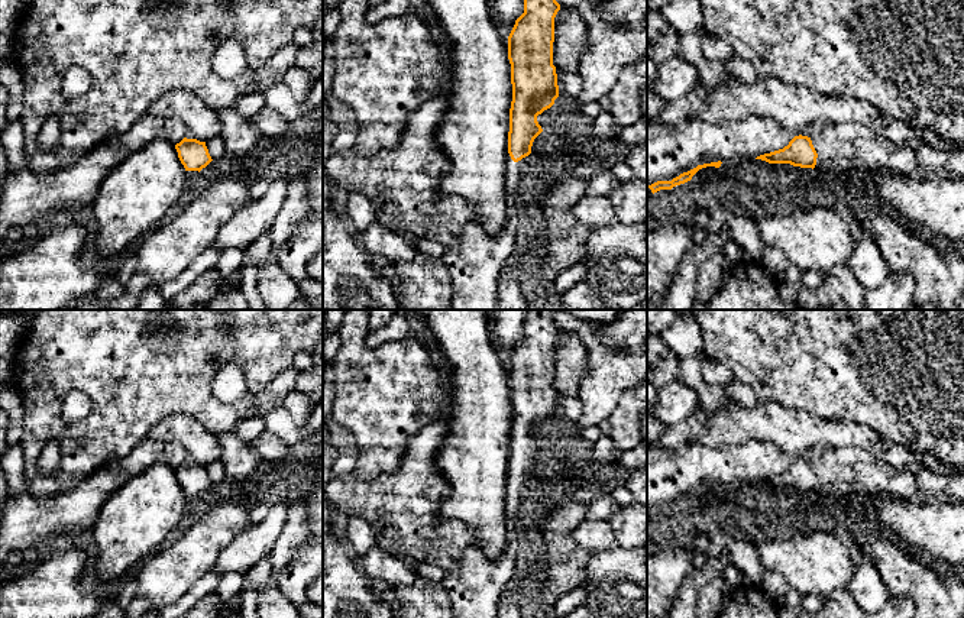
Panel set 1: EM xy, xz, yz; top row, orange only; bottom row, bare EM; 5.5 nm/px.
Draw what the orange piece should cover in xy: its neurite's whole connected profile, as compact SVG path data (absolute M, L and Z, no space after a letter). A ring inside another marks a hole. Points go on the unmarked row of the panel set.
M187 457L187 460L175 469L175 473L191 502L198 502L200 495L213 485L206 466L197 465L191 457Z

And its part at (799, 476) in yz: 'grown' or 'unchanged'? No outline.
grown

